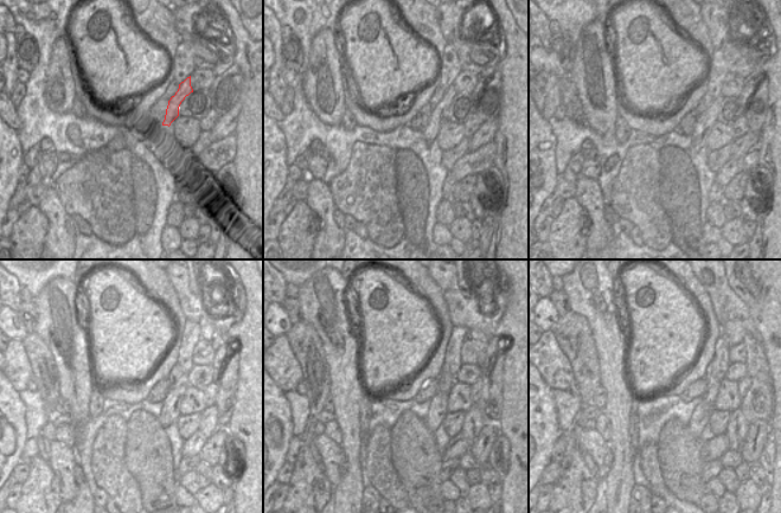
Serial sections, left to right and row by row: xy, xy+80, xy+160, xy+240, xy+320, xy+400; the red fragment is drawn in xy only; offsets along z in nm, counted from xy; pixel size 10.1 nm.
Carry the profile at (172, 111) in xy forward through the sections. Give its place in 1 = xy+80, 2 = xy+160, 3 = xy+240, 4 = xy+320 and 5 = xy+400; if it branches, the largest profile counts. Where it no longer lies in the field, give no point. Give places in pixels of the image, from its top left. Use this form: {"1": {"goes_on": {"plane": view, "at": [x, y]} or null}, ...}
{"1": {"goes_on": {"plane": "xy+80", "at": [439, 115]}}, "2": {"goes_on": {"plane": "xy+160", "at": [705, 121]}}, "3": {"goes_on": {"plane": "xy+240", "at": [170, 414]}}, "4": {"goes_on": {"plane": "xy+320", "at": [437, 410]}}, "5": {"goes_on": {"plane": "xy+400", "at": [701, 416]}}}

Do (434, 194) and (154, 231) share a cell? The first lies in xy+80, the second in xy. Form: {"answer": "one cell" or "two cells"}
{"answer": "two cells"}

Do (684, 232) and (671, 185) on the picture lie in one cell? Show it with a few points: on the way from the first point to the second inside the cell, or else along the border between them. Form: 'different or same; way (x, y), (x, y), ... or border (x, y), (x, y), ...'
same; way (684, 220), (684, 200), (682, 197)

